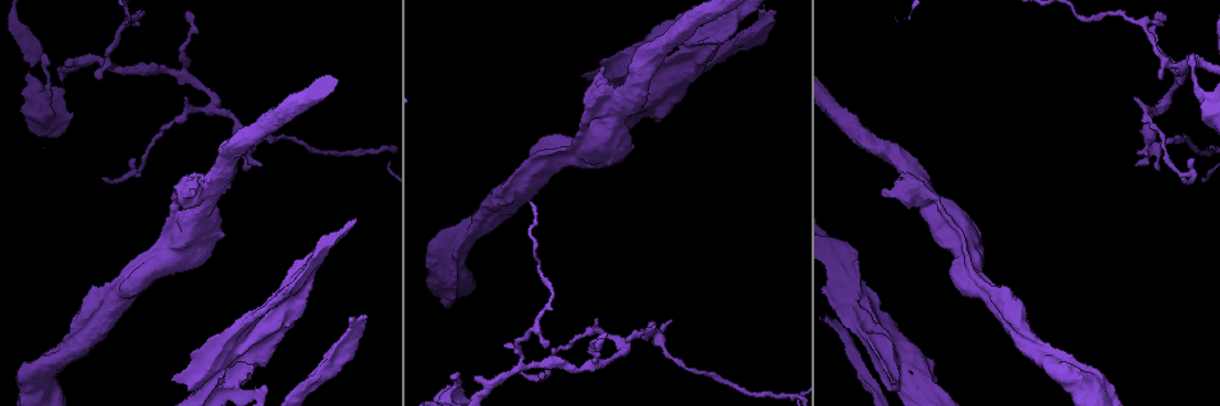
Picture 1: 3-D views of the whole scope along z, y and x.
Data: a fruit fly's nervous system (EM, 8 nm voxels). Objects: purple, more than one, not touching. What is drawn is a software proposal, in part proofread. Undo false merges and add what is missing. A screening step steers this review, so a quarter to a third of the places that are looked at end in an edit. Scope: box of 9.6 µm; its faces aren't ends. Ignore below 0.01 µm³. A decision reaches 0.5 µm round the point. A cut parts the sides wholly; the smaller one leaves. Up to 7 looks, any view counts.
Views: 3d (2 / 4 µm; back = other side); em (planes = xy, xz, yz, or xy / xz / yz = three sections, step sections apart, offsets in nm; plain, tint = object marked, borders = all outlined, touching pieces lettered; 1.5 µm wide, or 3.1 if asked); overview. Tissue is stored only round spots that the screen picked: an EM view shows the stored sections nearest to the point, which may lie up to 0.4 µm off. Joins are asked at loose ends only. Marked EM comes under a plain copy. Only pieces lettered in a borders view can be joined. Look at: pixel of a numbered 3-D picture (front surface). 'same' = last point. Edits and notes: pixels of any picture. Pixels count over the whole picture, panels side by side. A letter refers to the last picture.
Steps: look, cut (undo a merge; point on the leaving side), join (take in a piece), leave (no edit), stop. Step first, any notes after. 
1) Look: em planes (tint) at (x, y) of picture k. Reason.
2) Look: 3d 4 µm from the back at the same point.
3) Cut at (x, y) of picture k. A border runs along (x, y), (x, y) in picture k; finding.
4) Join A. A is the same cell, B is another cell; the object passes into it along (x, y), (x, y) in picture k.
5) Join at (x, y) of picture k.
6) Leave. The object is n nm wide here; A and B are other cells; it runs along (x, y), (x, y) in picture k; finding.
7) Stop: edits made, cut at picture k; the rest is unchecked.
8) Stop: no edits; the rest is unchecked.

Look: em planes (borders) at (1180, 70) of picture 1.

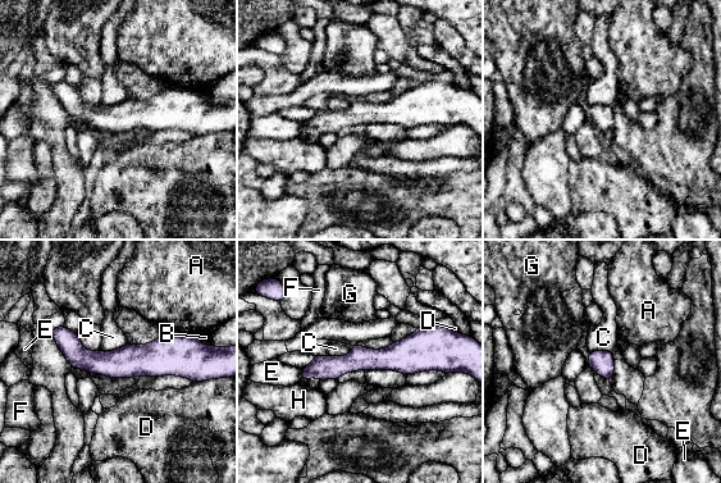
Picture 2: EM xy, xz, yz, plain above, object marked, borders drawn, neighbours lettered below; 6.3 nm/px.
Leave. A, B, C, D, E, F, G and H are other cells; a border runs along (352, 346), (346, 355), (327, 356) in picture 2; all the same neuron.

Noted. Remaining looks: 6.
Look: 3d 2 µm at (172, 201) of picture 1. Thick end.

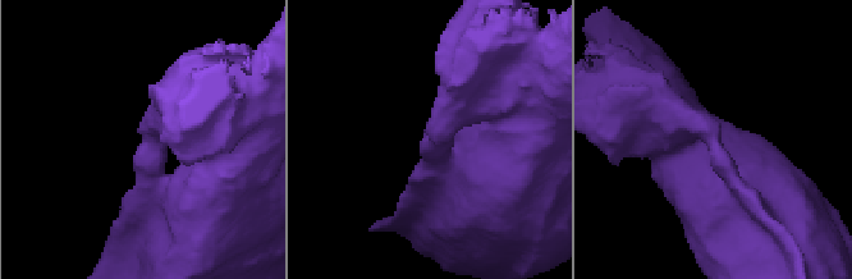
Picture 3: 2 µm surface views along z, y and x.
Look: em yz step 8 (tint) at (139, 131) of picture 3.

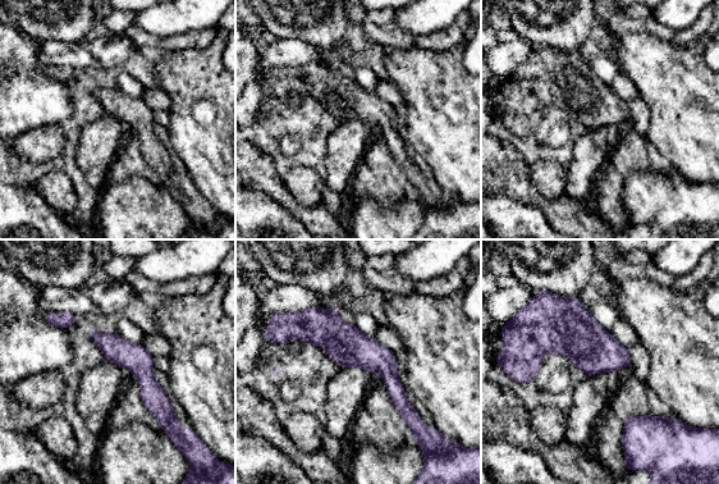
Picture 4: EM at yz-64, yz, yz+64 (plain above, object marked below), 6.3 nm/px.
Look: em planes (borders) at the same point.

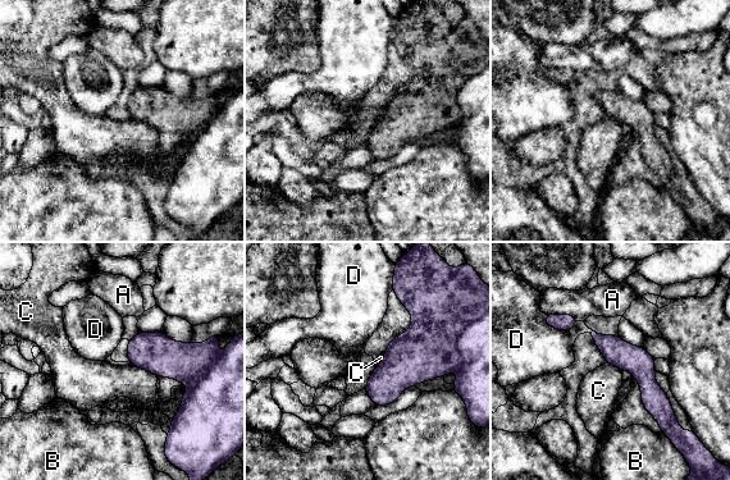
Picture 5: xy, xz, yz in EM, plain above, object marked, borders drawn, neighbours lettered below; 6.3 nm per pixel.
Cut at (186, 362) of picture 5. A, B, C and D are other cells; a border runs along (208, 369), (190, 387) in picture 5; two neurons meet here.

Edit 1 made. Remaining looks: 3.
Stop: edits made, cut at picture 5; the rest is unchecked.

